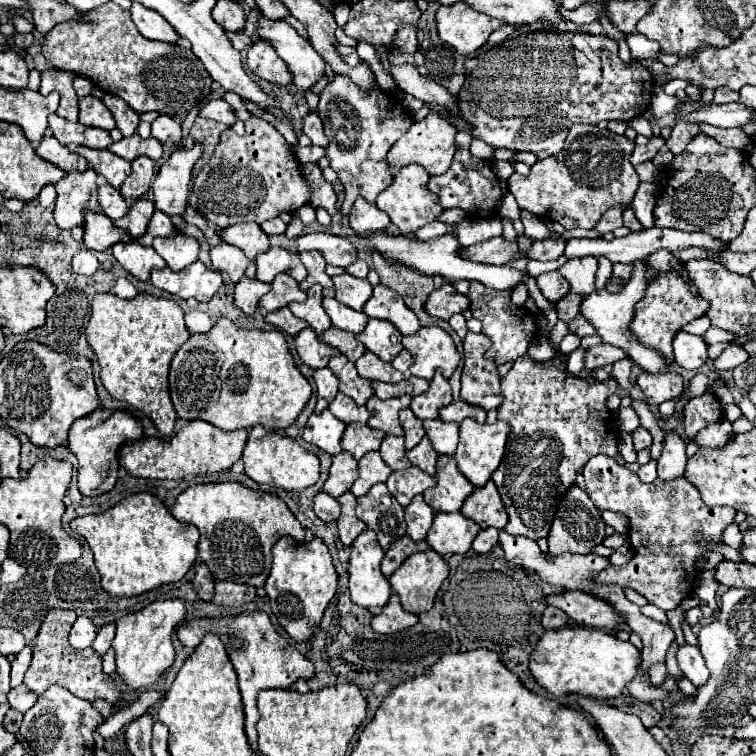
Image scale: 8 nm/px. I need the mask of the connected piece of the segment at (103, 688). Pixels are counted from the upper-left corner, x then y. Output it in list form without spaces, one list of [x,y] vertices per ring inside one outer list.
[[[51,609],[45,615],[41,629],[39,629],[39,635],[35,639],[35,645],[33,645],[33,659],[31,659],[31,665],[25,673],[23,683],[31,691],[37,691],[37,695],[41,695],[49,685],[57,683],[81,699],[87,699],[87,701],[103,699],[109,705],[117,705],[123,701],[123,693],[117,689],[113,677],[103,673],[101,655],[97,655],[97,651],[93,651],[93,649],[77,651],[69,645],[67,635],[69,635],[76,618],[77,613],[71,609]]]

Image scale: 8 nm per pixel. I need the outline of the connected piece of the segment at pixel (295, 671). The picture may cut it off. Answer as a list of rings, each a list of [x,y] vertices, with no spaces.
[[[243,611],[239,615],[227,615],[227,617],[217,617],[217,619],[209,619],[209,617],[191,619],[179,627],[177,637],[185,647],[197,647],[205,633],[219,635],[219,639],[223,641],[223,645],[235,665],[235,671],[239,677],[239,689],[241,689],[241,697],[243,697],[243,707],[245,707],[245,731],[247,731],[251,749],[259,755],[257,731],[255,731],[255,723],[259,721],[257,693],[261,689],[279,689],[279,687],[287,689],[297,679],[311,679],[315,673],[315,667],[309,659],[305,659],[293,645],[289,645],[279,635],[279,631],[271,623],[269,615],[263,611]]]

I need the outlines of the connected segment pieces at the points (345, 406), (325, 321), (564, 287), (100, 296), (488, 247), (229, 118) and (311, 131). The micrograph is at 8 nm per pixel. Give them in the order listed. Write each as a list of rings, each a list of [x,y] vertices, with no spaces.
[[[337,393],[337,397],[329,405],[329,411],[343,423],[367,423],[367,419],[369,419],[367,407],[365,405],[359,407],[351,397],[347,397],[343,393]]]
[[[313,285],[307,291],[307,295],[309,295],[307,301],[303,301],[303,303],[291,303],[289,309],[293,311],[295,317],[305,319],[317,331],[317,335],[319,335],[319,333],[323,333],[325,329],[331,327],[331,319],[329,319],[329,315],[325,313],[325,309],[321,305],[321,301],[323,301],[321,287],[319,285]]]
[[[551,271],[551,273],[543,273],[537,277],[537,285],[543,293],[543,297],[547,297],[549,301],[559,301],[563,295],[569,293],[569,283],[557,273],[557,271]]]
[[[97,293],[85,335],[99,359],[101,381],[109,395],[143,411],[163,435],[171,435],[177,413],[169,395],[169,365],[177,349],[191,335],[183,321],[183,309],[173,299],[147,293],[139,293],[133,299],[121,299],[113,293]]]
[[[495,237],[495,239],[489,239],[487,243],[465,247],[463,251],[459,251],[459,255],[463,259],[475,261],[475,263],[487,263],[487,265],[505,265],[509,259],[523,257],[519,255],[517,243],[509,243],[503,237]]]
[[[213,99],[209,101],[201,111],[199,111],[201,117],[207,117],[207,119],[213,119],[213,121],[219,121],[219,123],[225,123],[225,125],[233,125],[237,121],[237,115],[233,111],[231,105],[227,105],[223,99]]]
[[[311,111],[309,115],[303,117],[303,133],[311,139],[313,145],[327,147],[327,137],[323,133],[323,123],[321,123],[321,119],[315,111]]]

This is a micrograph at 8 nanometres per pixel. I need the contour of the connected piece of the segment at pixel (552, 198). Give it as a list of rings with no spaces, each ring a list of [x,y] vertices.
[[[573,125],[563,151],[541,159],[529,175],[513,173],[507,179],[519,209],[527,209],[545,221],[559,221],[565,229],[593,229],[601,215],[611,207],[629,207],[639,187],[639,177],[629,163],[633,143],[625,135],[615,135],[597,125]]]

